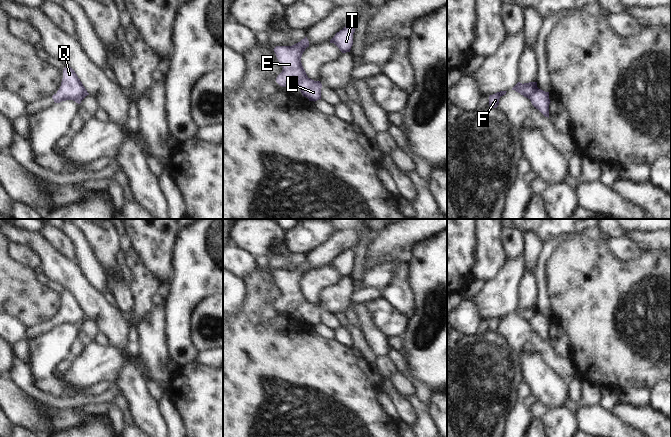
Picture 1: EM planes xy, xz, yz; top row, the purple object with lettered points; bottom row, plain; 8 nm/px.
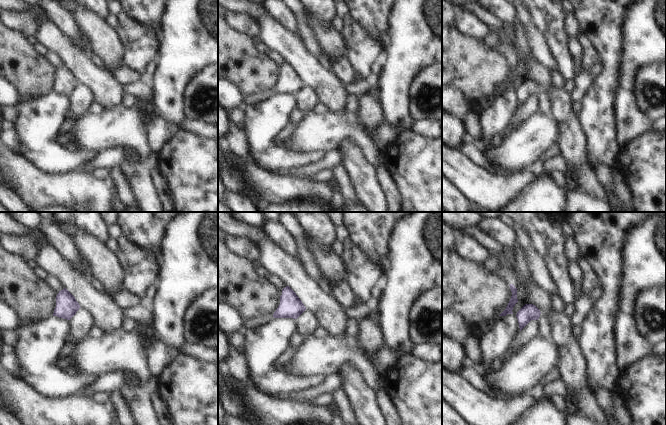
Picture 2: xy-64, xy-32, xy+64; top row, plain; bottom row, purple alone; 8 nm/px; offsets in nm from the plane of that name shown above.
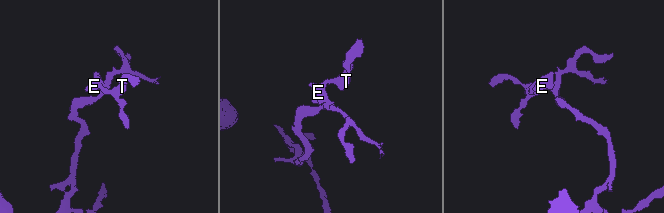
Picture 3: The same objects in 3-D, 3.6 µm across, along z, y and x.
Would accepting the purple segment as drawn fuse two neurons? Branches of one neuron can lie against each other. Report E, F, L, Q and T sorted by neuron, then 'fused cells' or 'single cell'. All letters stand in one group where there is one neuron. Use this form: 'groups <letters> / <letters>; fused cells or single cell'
groups E F Q T / L; fused cells

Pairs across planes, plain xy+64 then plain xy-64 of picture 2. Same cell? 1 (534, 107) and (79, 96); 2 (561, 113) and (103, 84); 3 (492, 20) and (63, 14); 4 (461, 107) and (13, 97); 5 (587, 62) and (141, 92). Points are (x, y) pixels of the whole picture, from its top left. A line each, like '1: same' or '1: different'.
1: same
2: same
3: different
4: same
5: different

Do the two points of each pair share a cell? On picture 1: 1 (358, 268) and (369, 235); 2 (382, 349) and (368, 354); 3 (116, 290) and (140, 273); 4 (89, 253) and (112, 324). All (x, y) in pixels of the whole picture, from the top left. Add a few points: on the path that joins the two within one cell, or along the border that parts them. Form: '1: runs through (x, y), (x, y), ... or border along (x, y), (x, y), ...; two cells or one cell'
1: runs through (359, 260), (365, 243); one cell
2: border along (363, 331), (363, 335), (375, 356); two cells
3: border along (129, 285), (136, 300), (135, 308); two cells
4: border along (84, 274), (102, 292); two cells

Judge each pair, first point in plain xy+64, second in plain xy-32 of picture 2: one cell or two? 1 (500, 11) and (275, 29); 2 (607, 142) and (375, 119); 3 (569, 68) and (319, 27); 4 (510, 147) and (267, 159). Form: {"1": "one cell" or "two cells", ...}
{"1": "two cells", "2": "one cell", "3": "two cells", "4": "two cells"}

